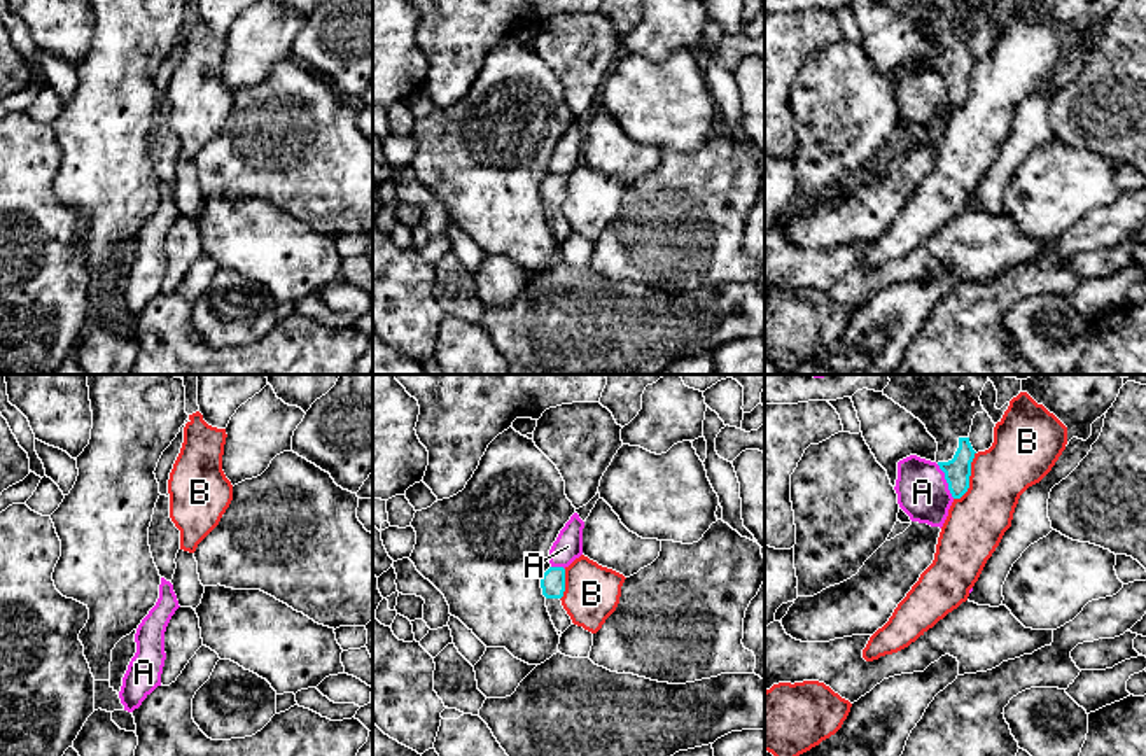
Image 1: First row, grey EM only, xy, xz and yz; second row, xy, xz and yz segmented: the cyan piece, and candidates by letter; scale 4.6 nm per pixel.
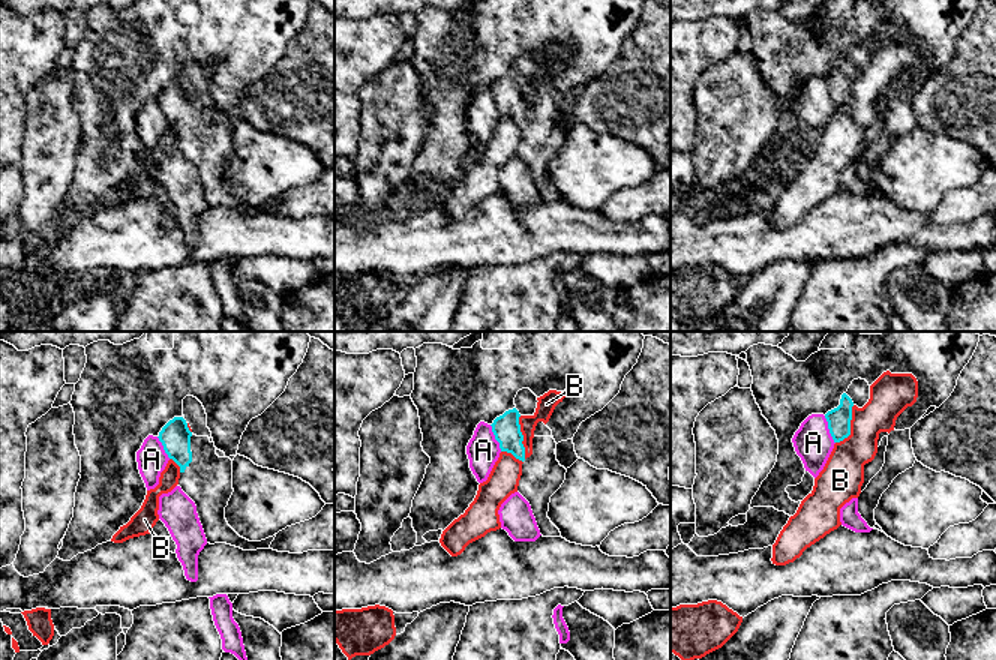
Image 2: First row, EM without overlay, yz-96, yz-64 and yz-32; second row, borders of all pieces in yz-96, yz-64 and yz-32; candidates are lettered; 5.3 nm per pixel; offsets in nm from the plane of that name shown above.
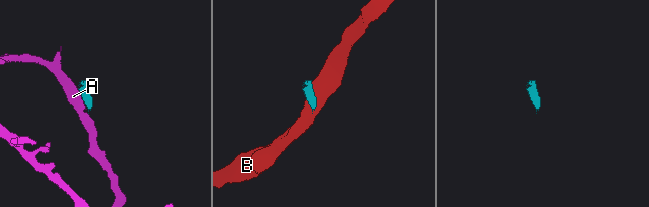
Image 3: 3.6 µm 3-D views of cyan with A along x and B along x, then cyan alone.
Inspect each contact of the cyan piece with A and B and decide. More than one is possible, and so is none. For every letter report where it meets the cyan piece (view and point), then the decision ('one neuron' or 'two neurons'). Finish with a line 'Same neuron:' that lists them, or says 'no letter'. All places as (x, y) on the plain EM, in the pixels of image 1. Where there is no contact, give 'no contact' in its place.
A: contact yz (947, 90); two neurons
B: contact yz (968, 86); two neurons
Same neuron: no letter

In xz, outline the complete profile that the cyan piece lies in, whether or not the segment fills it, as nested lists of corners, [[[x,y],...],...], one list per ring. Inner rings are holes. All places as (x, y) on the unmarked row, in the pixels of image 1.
[[[549,175],[541,186],[542,203],[546,205],[546,215],[551,224],[551,229],[558,240],[565,240],[572,228],[562,214],[562,205],[565,200],[565,177]]]

